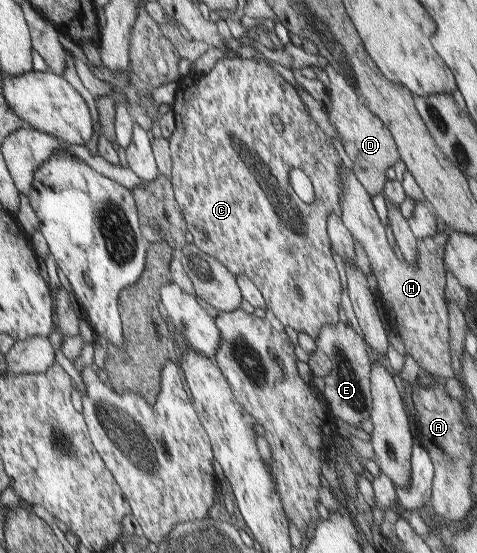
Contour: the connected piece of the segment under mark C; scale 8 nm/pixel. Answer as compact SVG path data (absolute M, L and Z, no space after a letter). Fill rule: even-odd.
M238 54L235 57L223 57L201 76L191 74L188 79L182 78L178 82L179 94L176 95L172 106L174 116L174 130L168 141L172 170L170 183L174 198L180 207L186 228L192 234L192 242L198 250L206 252L208 256L216 258L230 274L244 275L258 288L265 302L265 308L270 310L283 326L289 326L295 332L305 332L315 340L321 327L340 323L340 308L344 308L344 276L340 276L340 264L336 264L336 252L332 252L331 237L328 236L328 219L332 214L340 215L342 203L343 185L340 180L340 152L336 152L336 140L328 136L328 132L322 132L320 124L312 120L312 112L304 108L304 96L296 92L296 86L284 80L270 66L266 66L264 60L258 58L242 58ZM292 168L298 168L306 174L312 185L313 199L310 204L302 202L296 192L290 188L288 172Z

